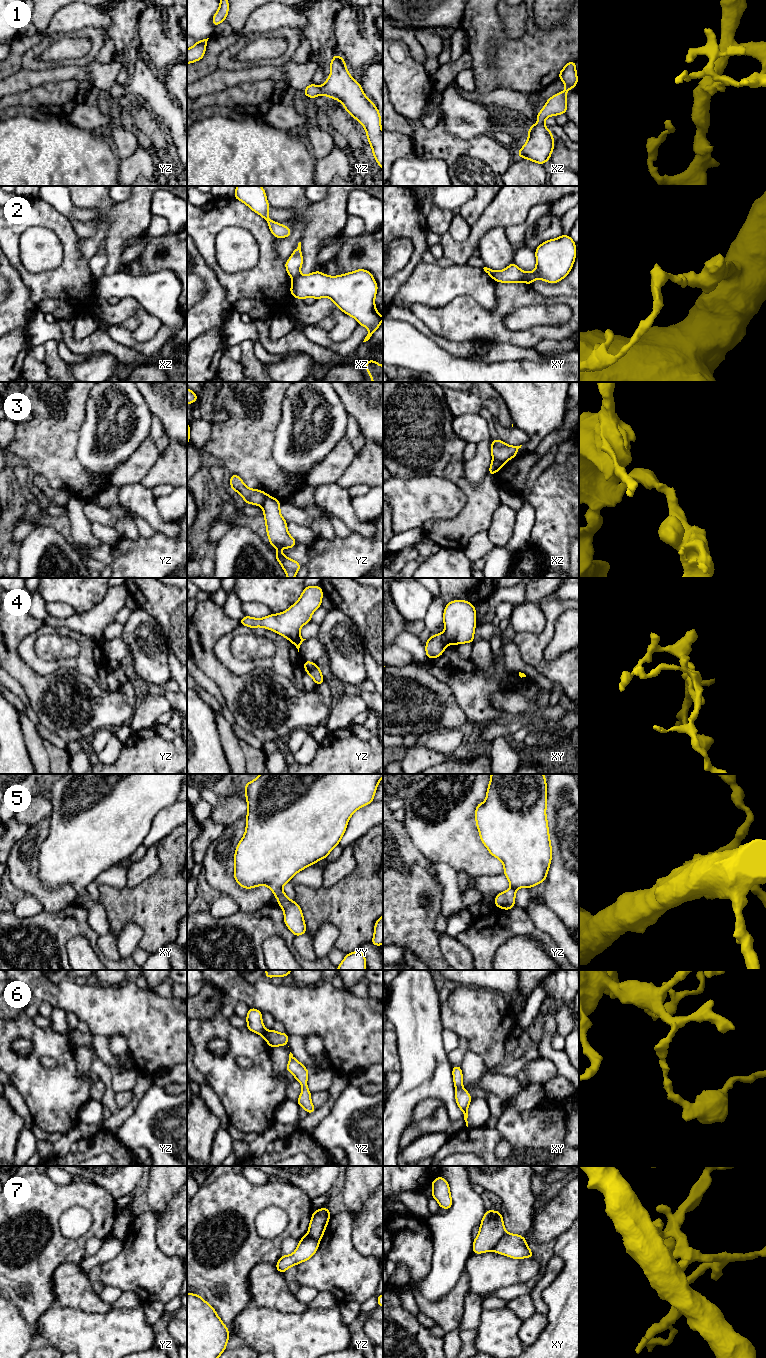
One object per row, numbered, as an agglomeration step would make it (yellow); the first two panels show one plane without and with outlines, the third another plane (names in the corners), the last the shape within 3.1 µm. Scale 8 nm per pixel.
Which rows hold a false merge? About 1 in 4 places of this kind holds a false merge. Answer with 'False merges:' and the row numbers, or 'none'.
False merges: 2, 3, 4, 7

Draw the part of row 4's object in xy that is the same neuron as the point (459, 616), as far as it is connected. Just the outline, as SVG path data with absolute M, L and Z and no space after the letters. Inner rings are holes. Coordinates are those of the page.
M454 600L445 605L444 634L454 645L473 643L476 626L475 605L465 600Z

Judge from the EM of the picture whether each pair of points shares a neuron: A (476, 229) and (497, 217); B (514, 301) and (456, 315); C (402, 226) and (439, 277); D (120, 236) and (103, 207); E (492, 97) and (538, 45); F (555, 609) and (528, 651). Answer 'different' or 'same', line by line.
A: same
B: same
C: different
D: different
E: different
F: same

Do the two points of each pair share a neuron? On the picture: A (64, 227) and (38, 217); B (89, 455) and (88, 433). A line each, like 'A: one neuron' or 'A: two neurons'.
A: one neuron
B: one neuron

